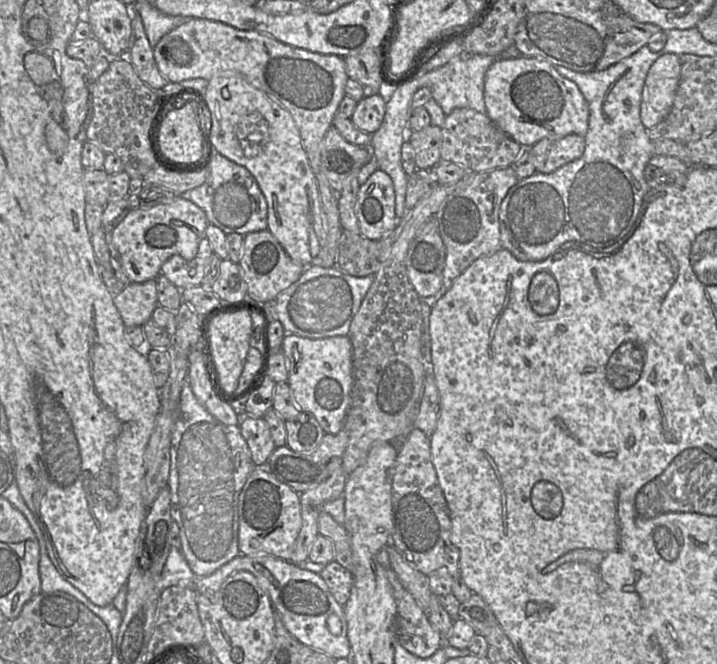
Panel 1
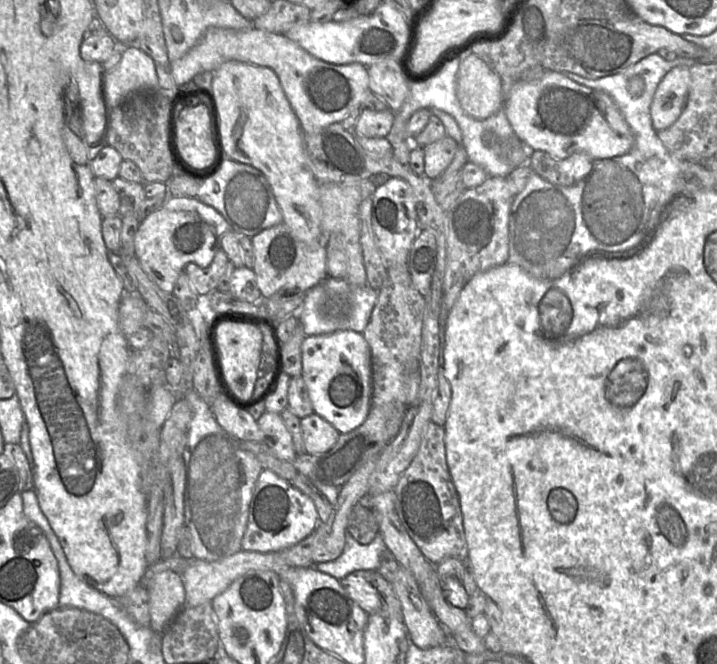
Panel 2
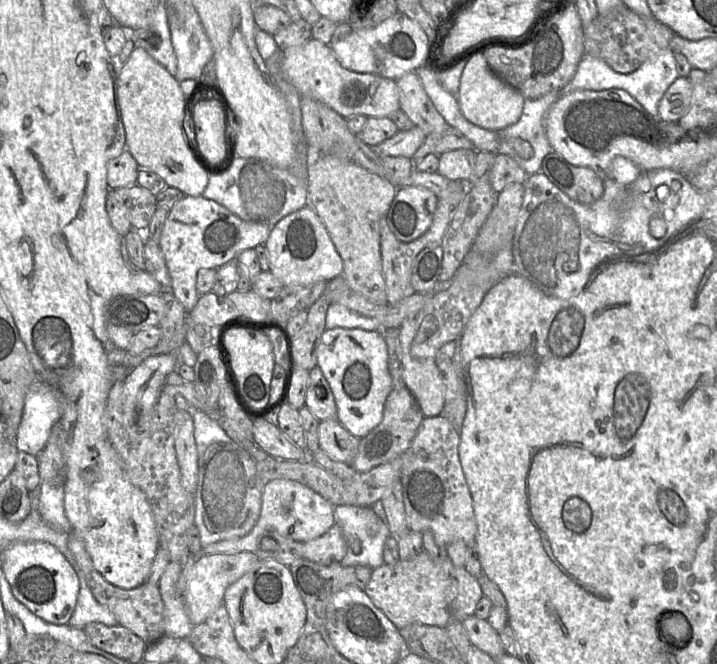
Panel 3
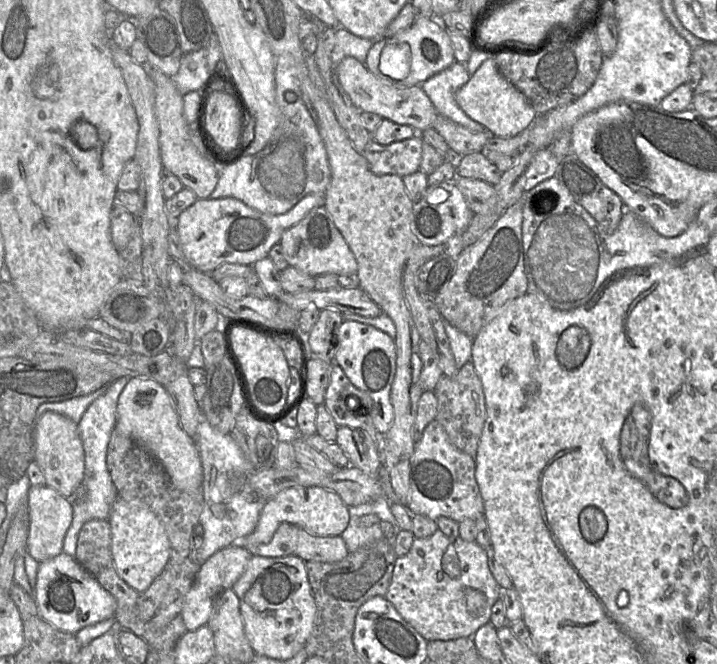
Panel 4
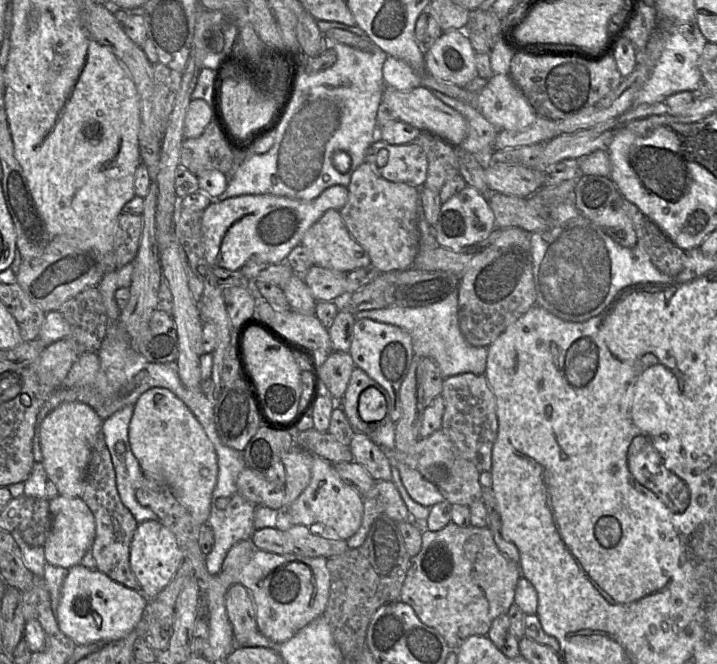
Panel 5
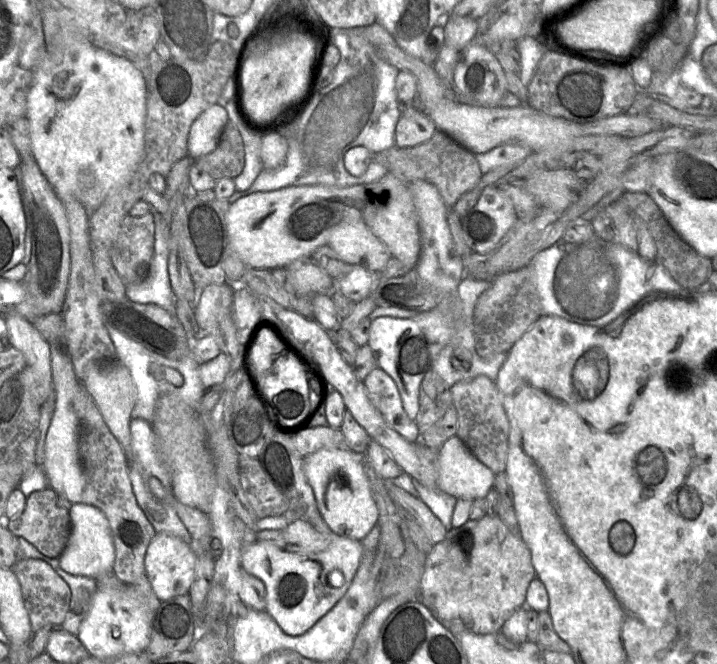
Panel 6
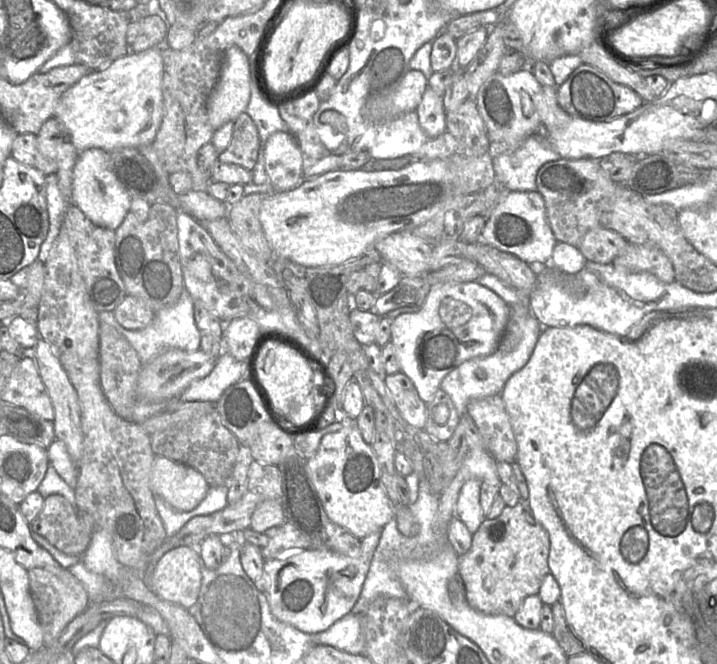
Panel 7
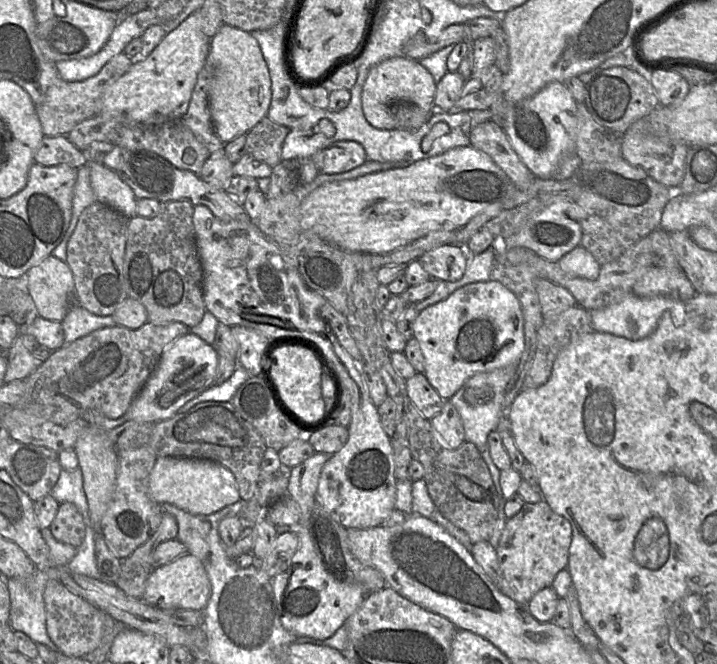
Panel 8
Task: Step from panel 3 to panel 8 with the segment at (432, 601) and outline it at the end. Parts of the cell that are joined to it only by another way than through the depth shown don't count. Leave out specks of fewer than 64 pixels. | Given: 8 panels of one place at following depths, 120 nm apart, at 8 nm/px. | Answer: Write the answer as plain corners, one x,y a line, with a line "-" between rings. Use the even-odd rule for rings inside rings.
545,501
525,503
513,517
506,519
496,547
499,590
525,606
540,590
551,587
558,572
565,570
572,541
572,525
555,513

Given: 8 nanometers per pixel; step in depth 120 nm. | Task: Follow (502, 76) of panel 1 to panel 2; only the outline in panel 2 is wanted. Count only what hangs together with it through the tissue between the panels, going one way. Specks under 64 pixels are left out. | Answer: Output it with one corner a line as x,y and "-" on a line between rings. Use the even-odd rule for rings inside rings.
546,70
537,79
506,86
502,110
514,132
530,150
543,150
556,159
583,153
592,161
628,153
634,134
619,106
607,93
578,84
562,73

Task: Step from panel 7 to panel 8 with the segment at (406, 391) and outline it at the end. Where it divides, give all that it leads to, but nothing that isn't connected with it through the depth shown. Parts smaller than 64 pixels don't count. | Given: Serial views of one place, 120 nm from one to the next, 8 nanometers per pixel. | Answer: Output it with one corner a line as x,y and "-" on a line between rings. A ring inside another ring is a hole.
417,372
405,382
410,402
424,418
430,420
441,411
446,400
439,395
422,372

